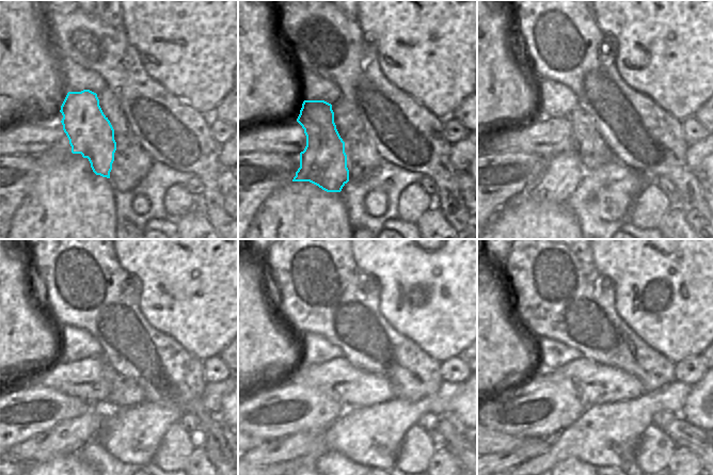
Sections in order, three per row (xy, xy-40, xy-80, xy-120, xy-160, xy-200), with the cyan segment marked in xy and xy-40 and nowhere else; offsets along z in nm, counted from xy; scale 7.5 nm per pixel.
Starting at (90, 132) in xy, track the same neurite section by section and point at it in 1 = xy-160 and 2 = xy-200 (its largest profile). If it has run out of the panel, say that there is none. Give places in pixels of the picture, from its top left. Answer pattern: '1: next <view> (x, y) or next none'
1: next xy-160 (297, 453)
2: next xy-200 (534, 456)

